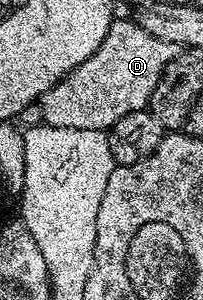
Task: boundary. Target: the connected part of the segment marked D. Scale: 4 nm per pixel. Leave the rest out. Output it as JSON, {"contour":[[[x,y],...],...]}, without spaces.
{"contour":[[[115,19],[96,54],[80,62],[80,66],[73,68],[65,78],[56,82],[42,95],[41,123],[68,130],[108,130],[116,122],[120,122],[124,114],[141,112],[149,105],[152,90],[156,90],[156,82],[160,82],[163,70],[168,66],[168,62],[178,57],[179,51],[177,44],[160,42],[160,38],[152,38],[152,34],[148,34],[148,30],[141,28],[133,19]]]}

